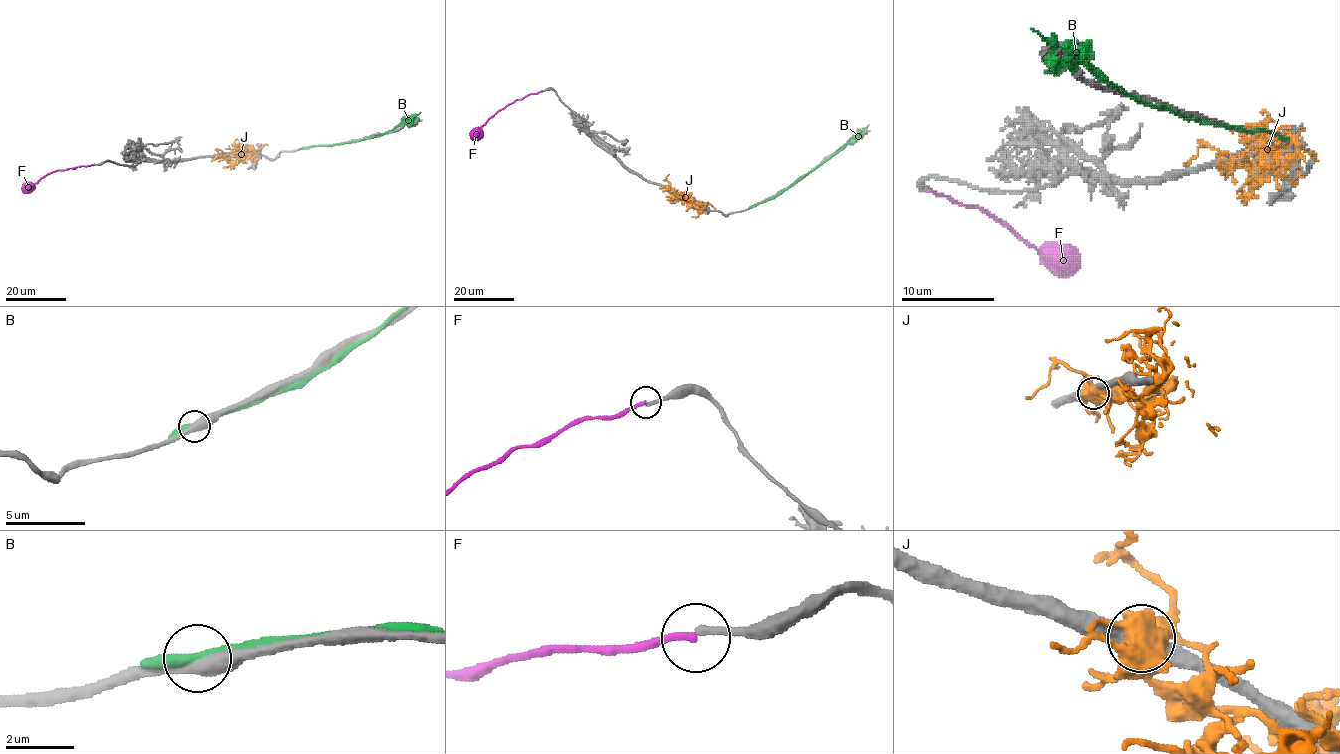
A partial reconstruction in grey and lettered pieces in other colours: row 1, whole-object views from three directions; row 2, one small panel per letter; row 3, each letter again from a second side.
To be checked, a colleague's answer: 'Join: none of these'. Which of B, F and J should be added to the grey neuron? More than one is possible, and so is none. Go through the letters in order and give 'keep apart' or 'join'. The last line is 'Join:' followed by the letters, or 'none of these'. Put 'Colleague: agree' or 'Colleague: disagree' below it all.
B: keep apart
F: keep apart
J: keep apart
Join: none of these
Colleague: agree

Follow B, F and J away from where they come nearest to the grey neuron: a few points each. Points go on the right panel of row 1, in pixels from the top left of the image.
B: (1281, 137), (1269, 130), (1200, 124), (1170, 110), (1142, 103), (1079, 59), (1058, 59), (1031, 28)
F: (929, 191), (996, 216), (1054, 267), (1070, 263), (1063, 258)
J: (1223, 161), (1235, 158), (1253, 163), (1274, 147), (1269, 142), (1281, 128), (1290, 128)

